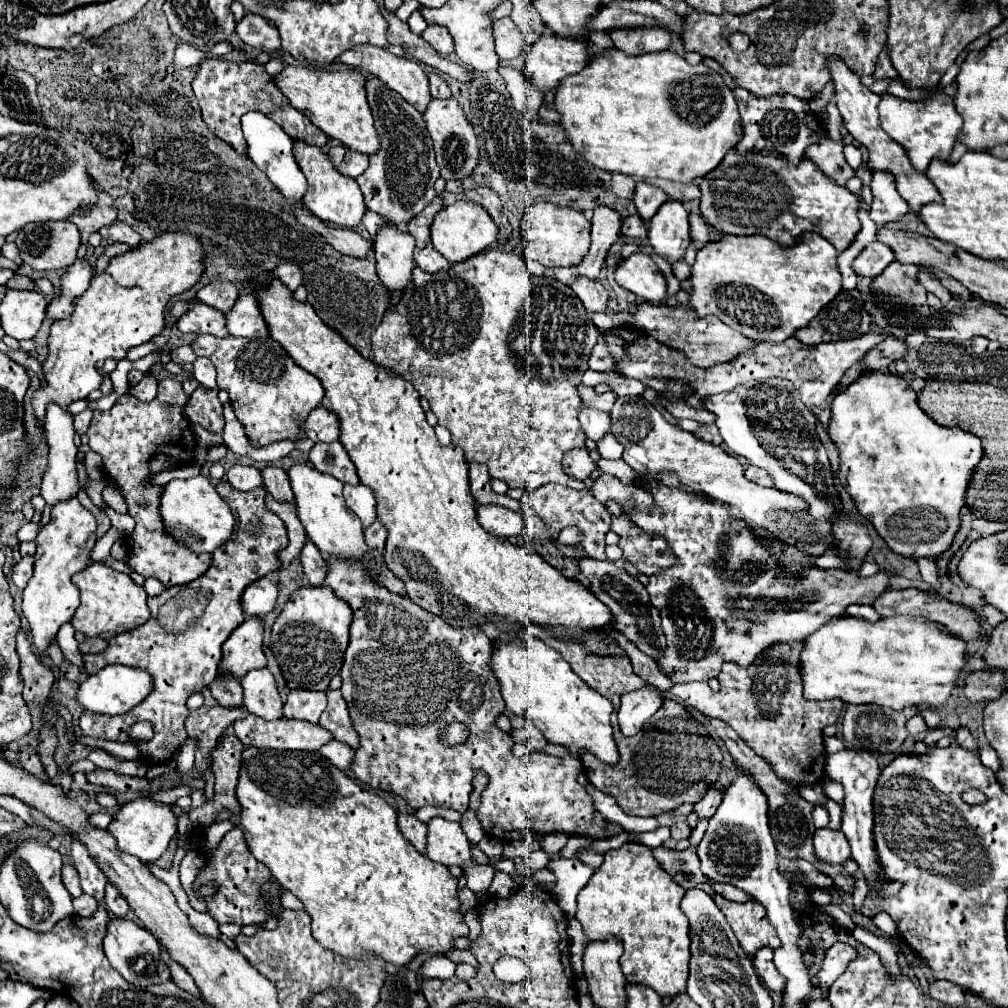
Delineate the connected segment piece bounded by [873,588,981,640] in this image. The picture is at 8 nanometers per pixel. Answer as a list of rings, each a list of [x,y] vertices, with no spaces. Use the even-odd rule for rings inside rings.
[[[909,588],[909,590],[885,590],[885,594],[881,594],[873,602],[873,608],[879,612],[879,616],[895,616],[895,614],[923,616],[925,620],[941,624],[941,626],[945,626],[945,630],[949,630],[951,634],[957,634],[959,638],[965,638],[965,640],[977,640],[979,632],[981,632],[981,622],[969,608],[953,604],[953,602],[949,602],[945,598],[927,594],[927,592],[915,590],[915,588]]]

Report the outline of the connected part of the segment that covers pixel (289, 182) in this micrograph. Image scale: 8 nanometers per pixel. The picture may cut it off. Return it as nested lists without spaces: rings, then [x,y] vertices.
[[[261,112],[243,114],[241,126],[243,126],[243,136],[247,140],[247,156],[255,162],[255,166],[259,170],[263,170],[267,174],[267,178],[281,192],[281,196],[295,200],[295,202],[301,202],[305,196],[305,190],[307,190],[307,180],[293,158],[293,152],[291,152],[293,140],[281,130],[281,126],[277,126],[271,118],[267,118]]]

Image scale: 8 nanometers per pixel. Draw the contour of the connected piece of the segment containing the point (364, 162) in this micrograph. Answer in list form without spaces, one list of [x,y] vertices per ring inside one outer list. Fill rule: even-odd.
[[[347,150],[343,162],[341,162],[341,166],[339,166],[337,170],[339,170],[341,174],[349,176],[349,178],[357,178],[357,176],[361,176],[361,174],[367,170],[367,166],[369,166],[369,158],[367,158],[367,156]]]

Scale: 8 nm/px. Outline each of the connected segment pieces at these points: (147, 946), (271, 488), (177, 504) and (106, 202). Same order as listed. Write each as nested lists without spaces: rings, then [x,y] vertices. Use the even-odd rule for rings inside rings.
[[[113,918],[107,924],[107,936],[105,936],[103,946],[105,946],[105,956],[109,958],[111,966],[127,982],[137,984],[139,988],[147,988],[147,986],[163,984],[163,982],[171,980],[169,966],[161,958],[161,948],[157,944],[157,940],[149,932],[145,932],[139,924],[135,924],[131,920],[123,920],[123,918]]]
[[[267,466],[261,470],[261,478],[263,478],[263,486],[265,490],[279,502],[287,500],[293,502],[293,492],[291,492],[291,484],[289,484],[289,476],[283,468],[277,466]]]
[[[201,474],[187,480],[173,480],[163,488],[161,516],[167,532],[193,552],[213,552],[231,538],[235,528],[235,518],[229,510],[229,504],[217,494],[215,486]]]
[[[99,192],[99,202],[87,214],[73,214],[69,218],[81,230],[81,244],[87,244],[89,234],[97,232],[101,226],[109,226],[117,220],[117,208],[107,192]]]

